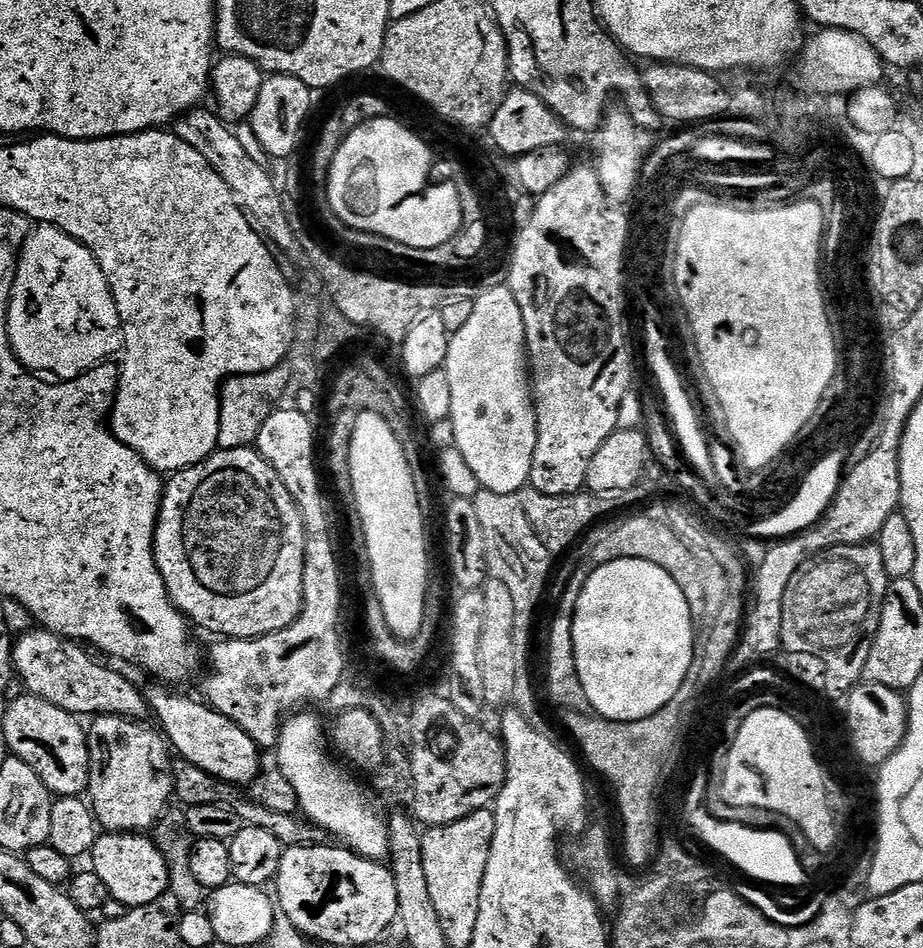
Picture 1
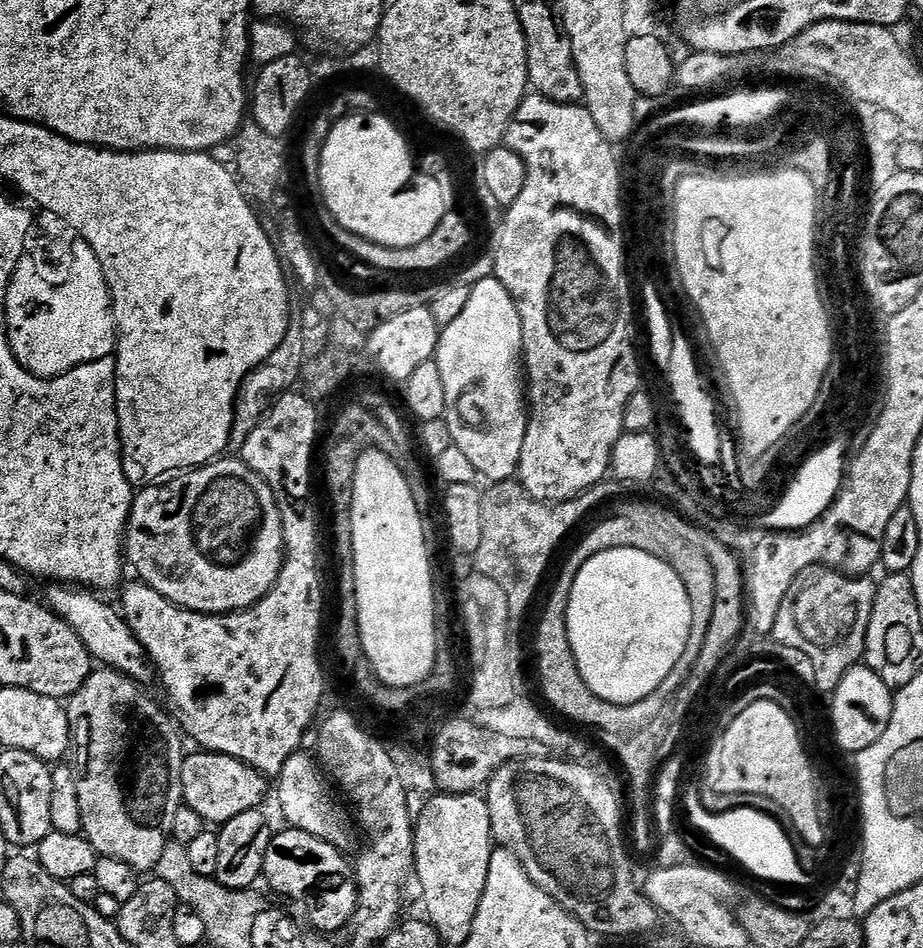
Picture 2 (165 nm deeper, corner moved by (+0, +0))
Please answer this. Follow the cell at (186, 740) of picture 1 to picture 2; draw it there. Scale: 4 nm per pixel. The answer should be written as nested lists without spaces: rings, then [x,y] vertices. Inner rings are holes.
[[[52,586],[48,592],[47,607],[56,615],[61,616],[72,627],[74,634],[82,638],[82,646],[91,654],[97,665],[105,668],[113,668],[115,672],[121,672],[123,676],[129,676],[141,686],[153,683],[154,669],[148,658],[148,651],[134,638],[130,626],[124,621],[117,609],[111,608],[104,600],[99,600],[99,595],[88,590],[77,590],[72,586]]]

